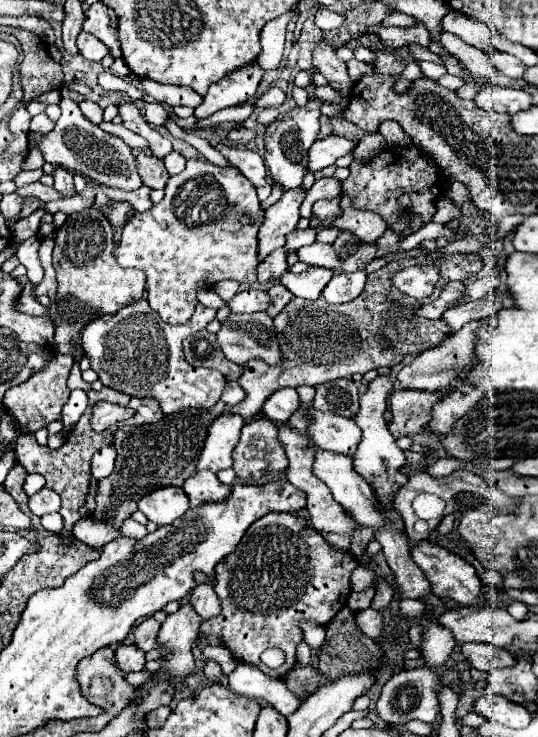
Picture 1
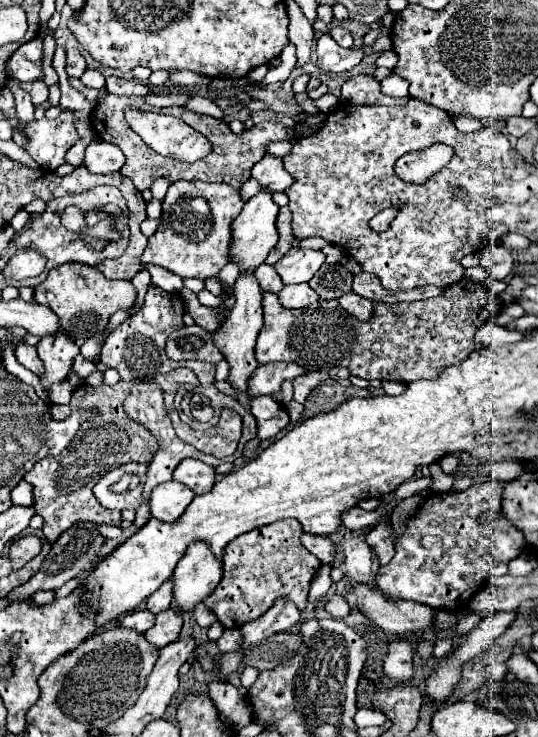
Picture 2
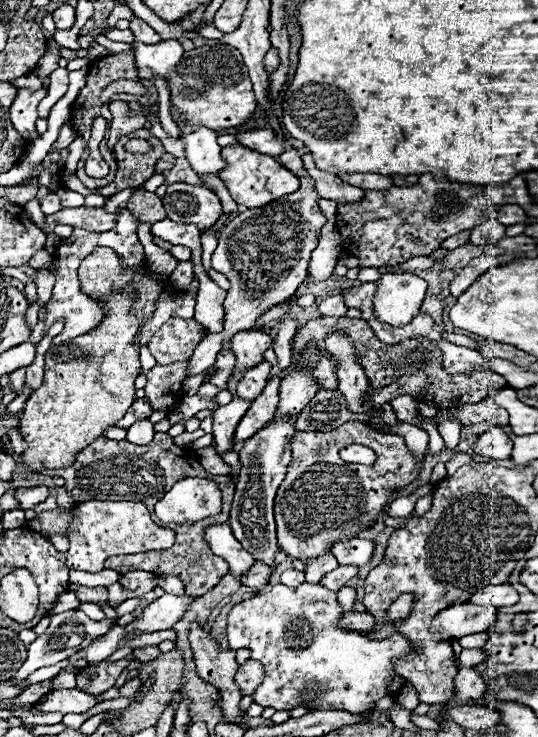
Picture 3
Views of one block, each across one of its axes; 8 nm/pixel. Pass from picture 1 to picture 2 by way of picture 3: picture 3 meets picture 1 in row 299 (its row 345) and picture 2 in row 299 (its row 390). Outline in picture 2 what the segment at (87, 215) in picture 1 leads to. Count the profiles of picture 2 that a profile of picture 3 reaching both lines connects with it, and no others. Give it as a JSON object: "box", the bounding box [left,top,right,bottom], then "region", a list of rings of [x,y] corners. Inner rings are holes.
{"box":[34,264,136,340],"region":[[[64,264],[48,272],[48,278],[34,288],[34,302],[52,308],[60,316],[60,324],[66,328],[66,334],[74,340],[86,340],[98,332],[102,332],[110,320],[110,316],[118,310],[128,310],[136,300],[136,288],[128,280],[110,280],[98,268],[90,268],[84,264]]]}

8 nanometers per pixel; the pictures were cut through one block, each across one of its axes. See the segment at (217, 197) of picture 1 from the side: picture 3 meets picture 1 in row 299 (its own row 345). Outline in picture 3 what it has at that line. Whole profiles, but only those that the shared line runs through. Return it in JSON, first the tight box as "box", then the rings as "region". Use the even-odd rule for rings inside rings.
{"box":[148,318,204,364],"region":[[[194,318],[170,320],[152,336],[148,348],[158,364],[172,364],[190,358],[190,352],[194,352],[202,336],[204,326],[200,326]]]}

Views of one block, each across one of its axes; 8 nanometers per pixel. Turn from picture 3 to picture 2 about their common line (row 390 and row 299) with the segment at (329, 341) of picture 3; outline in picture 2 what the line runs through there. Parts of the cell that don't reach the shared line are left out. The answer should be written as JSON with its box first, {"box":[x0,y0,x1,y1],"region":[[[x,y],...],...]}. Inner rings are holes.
{"box":[340,292,374,320],"region":[[[354,292],[342,296],[342,298],[340,298],[340,306],[342,306],[348,314],[356,316],[358,320],[370,320],[372,314],[374,314],[374,302],[372,302],[372,300],[366,300],[366,298],[362,298],[362,296],[354,294]]]}

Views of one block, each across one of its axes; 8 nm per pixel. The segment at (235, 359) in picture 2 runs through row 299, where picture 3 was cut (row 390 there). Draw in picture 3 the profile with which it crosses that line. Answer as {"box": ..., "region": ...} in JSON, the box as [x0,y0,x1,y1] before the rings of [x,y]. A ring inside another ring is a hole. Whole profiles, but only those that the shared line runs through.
{"box":[236,360,272,400],"region":[[[262,360],[254,368],[250,368],[242,376],[242,380],[236,384],[236,396],[244,398],[244,400],[254,400],[264,390],[264,384],[268,382],[270,368],[272,368],[272,364],[266,360]]]}

